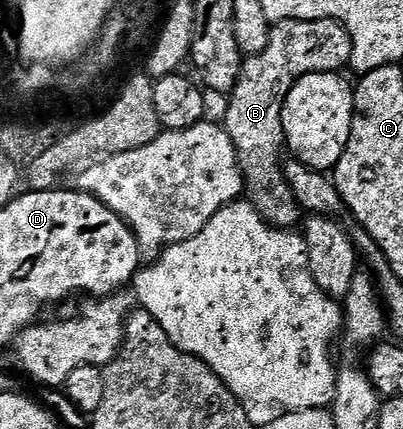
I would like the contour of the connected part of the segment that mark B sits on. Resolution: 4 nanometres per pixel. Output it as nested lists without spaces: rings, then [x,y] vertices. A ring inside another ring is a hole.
[[[335,20],[274,22],[269,28],[267,45],[259,54],[248,56],[242,62],[237,83],[227,95],[229,108],[223,126],[233,142],[241,177],[245,180],[244,198],[274,229],[296,228],[303,219],[303,210],[285,179],[281,159],[281,150],[284,152],[287,147],[281,128],[281,110],[287,93],[312,71],[340,72],[340,67],[348,64],[351,53],[349,35]]]

